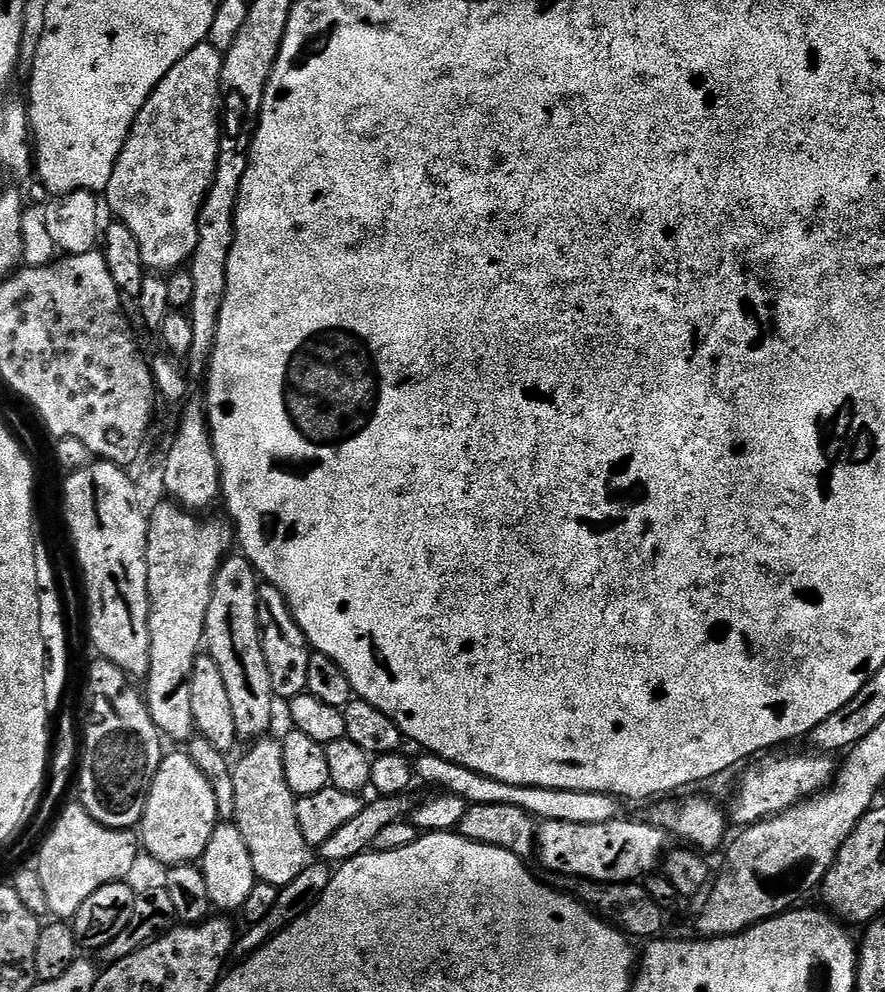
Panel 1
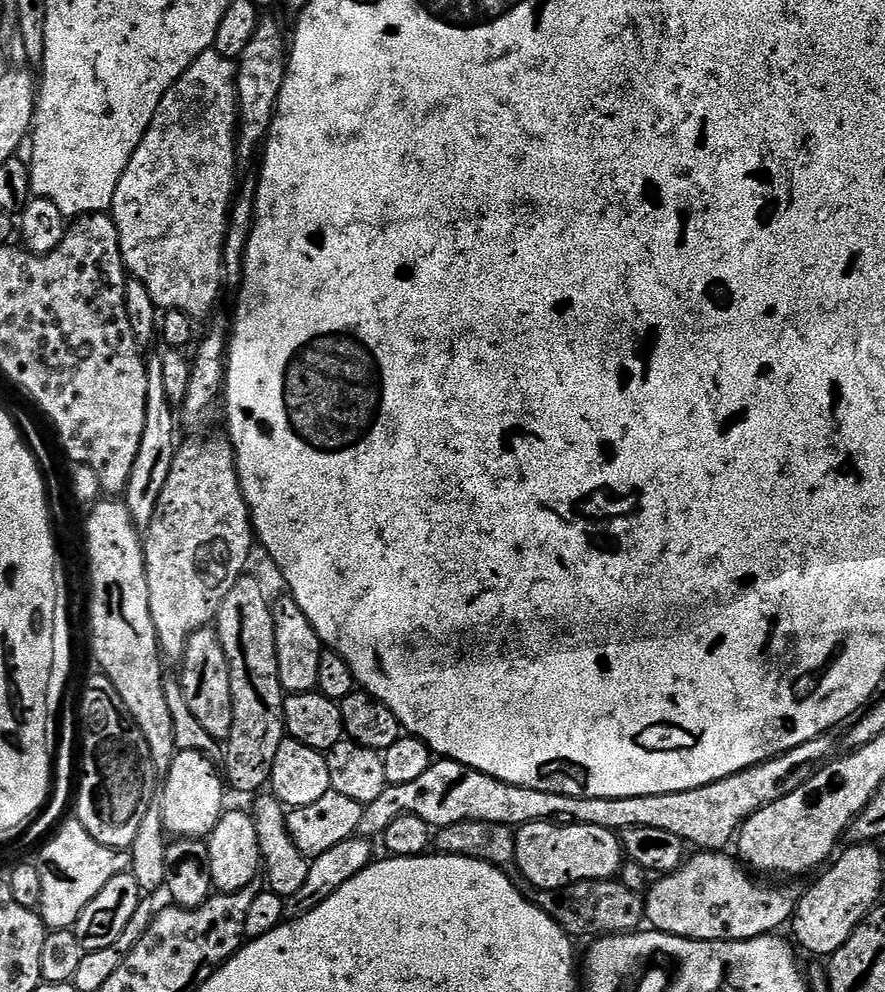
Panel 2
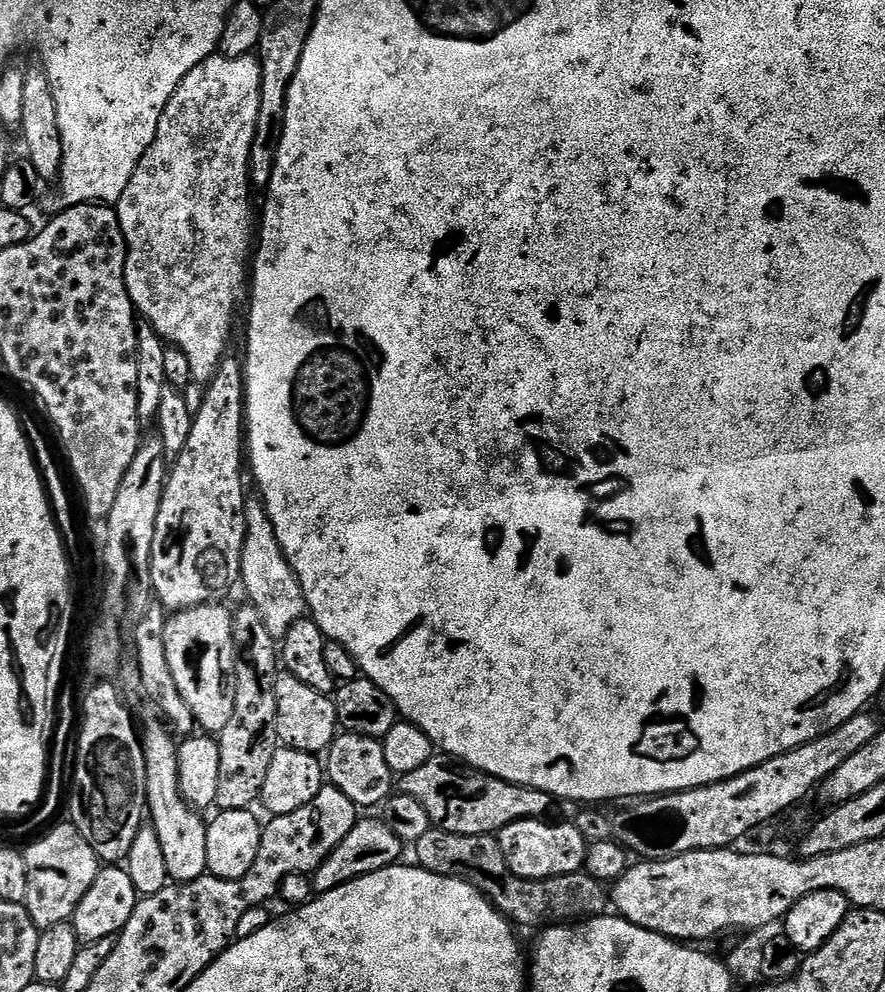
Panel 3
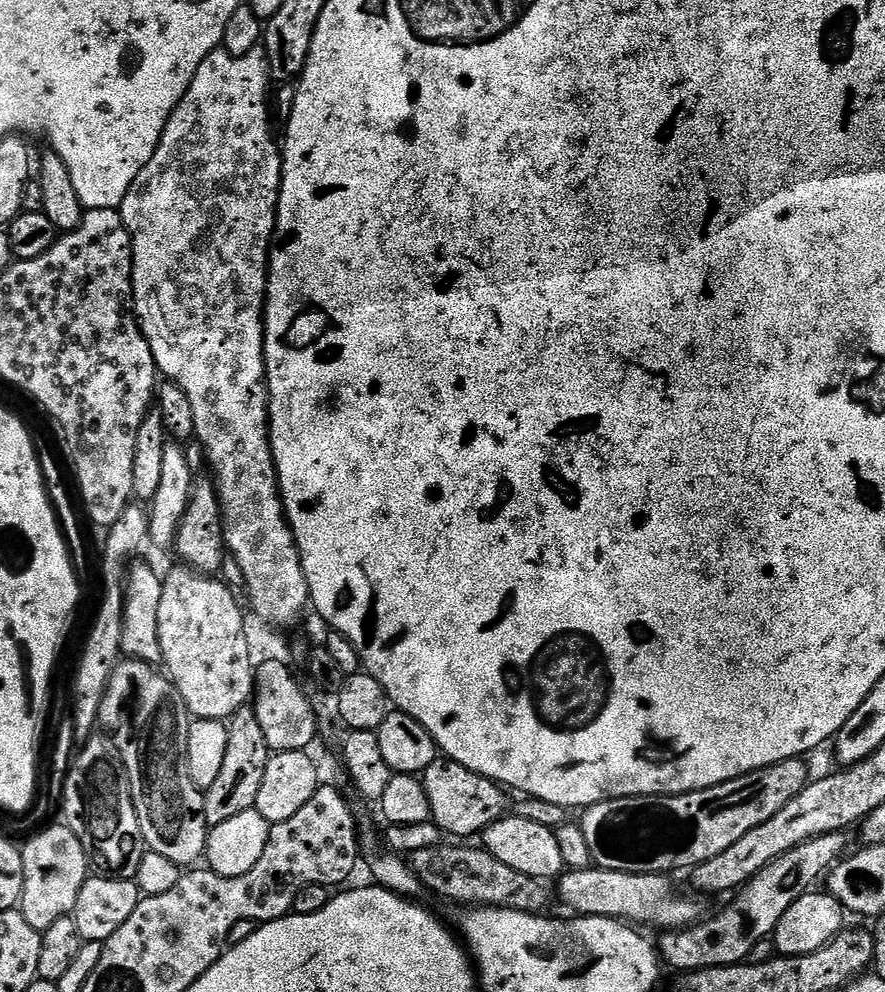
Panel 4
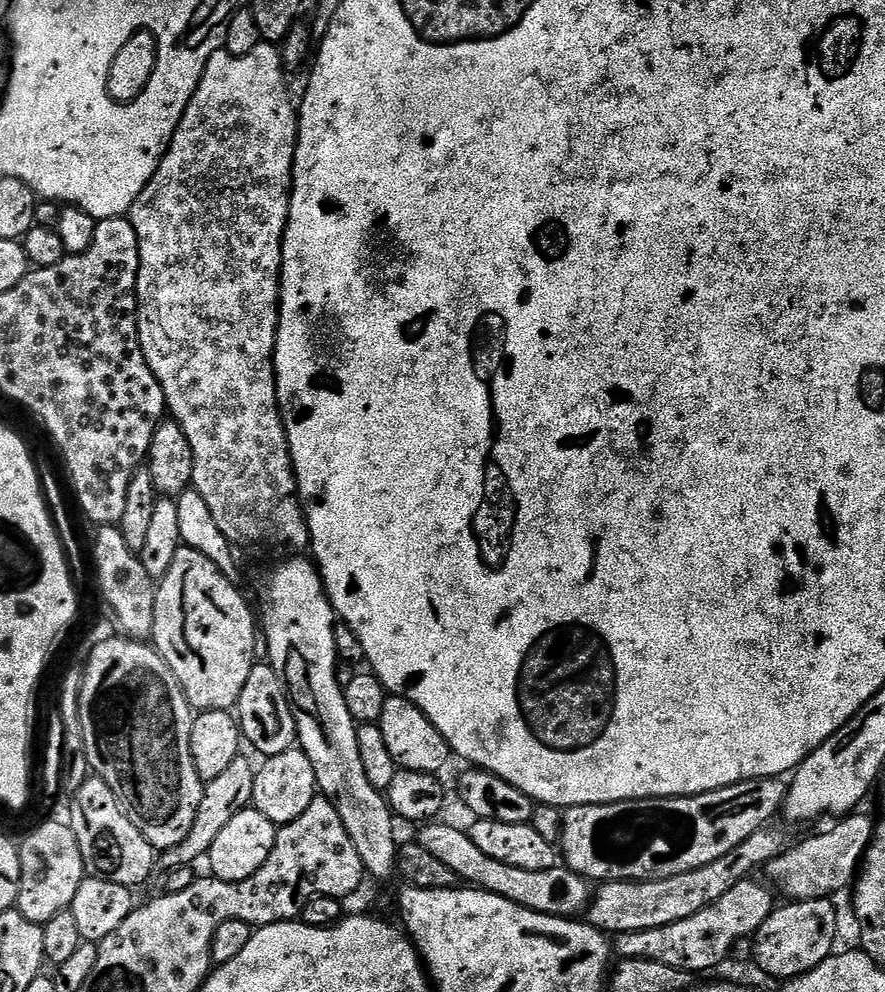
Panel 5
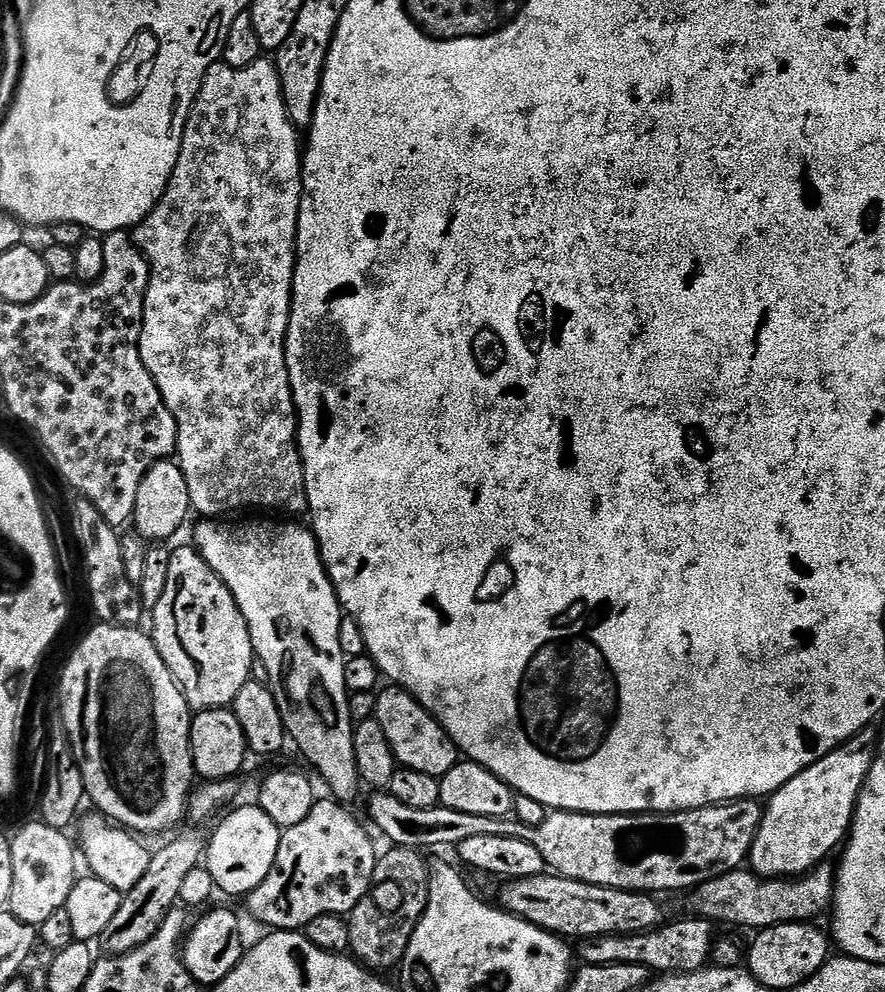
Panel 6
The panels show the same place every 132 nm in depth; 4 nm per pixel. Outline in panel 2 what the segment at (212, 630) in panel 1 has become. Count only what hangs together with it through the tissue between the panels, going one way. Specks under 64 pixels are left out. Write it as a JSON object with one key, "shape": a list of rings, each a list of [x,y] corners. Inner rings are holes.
{"shape":[[[241,574],[233,580],[224,593],[220,605],[216,607],[214,631],[220,640],[222,650],[226,654],[232,695],[232,725],[230,734],[222,748],[222,772],[227,783],[232,784],[240,792],[255,793],[269,783],[270,769],[274,762],[274,754],[278,746],[286,738],[284,726],[284,698],[286,691],[279,682],[278,658],[275,652],[275,630],[272,618],[270,597],[264,593],[264,588],[249,574]]]}

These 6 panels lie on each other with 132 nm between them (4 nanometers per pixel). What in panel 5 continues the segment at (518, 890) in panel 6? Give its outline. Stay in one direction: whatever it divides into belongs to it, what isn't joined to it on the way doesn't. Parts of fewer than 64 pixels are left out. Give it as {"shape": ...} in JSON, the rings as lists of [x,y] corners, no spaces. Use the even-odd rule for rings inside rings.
{"shape":[[[765,826],[750,834],[746,842],[734,846],[730,854],[722,854],[718,862],[710,862],[710,866],[686,870],[686,874],[674,874],[661,880],[610,880],[601,883],[586,909],[587,923],[599,932],[619,934],[654,930],[658,926],[670,926],[670,922],[682,922],[682,918],[690,918],[698,914],[698,910],[706,910],[706,906],[718,902],[726,890],[734,890],[738,882],[749,879],[759,868],[761,871],[771,860],[778,858],[785,847],[783,834],[775,832],[772,826]]]}

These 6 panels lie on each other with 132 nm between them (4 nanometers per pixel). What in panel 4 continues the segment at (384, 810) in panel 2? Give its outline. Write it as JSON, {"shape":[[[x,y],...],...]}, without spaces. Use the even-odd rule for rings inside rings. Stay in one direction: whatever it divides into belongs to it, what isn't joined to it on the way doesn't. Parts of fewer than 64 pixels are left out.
{"shape":[[[437,758],[430,762],[430,766],[422,774],[426,798],[430,798],[430,810],[432,811],[431,823],[435,824],[441,833],[449,832],[449,837],[464,838],[460,836],[472,836],[483,833],[484,829],[491,826],[495,820],[505,815],[508,800],[504,797],[505,789],[495,780],[486,778],[466,766],[447,758]]]}

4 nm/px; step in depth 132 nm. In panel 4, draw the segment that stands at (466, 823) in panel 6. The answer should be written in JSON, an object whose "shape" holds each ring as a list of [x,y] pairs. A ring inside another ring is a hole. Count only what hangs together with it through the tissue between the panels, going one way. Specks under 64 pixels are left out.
{"shape":[[[803,759],[783,760],[774,766],[766,766],[757,772],[722,782],[713,788],[704,788],[700,792],[683,792],[680,796],[623,796],[613,800],[603,800],[583,809],[578,823],[582,834],[586,836],[586,847],[590,849],[593,865],[606,870],[622,870],[634,874],[659,872],[673,874],[679,868],[691,870],[710,858],[718,858],[722,850],[734,846],[742,834],[770,822],[790,798],[794,798],[810,782],[808,768]]]}

